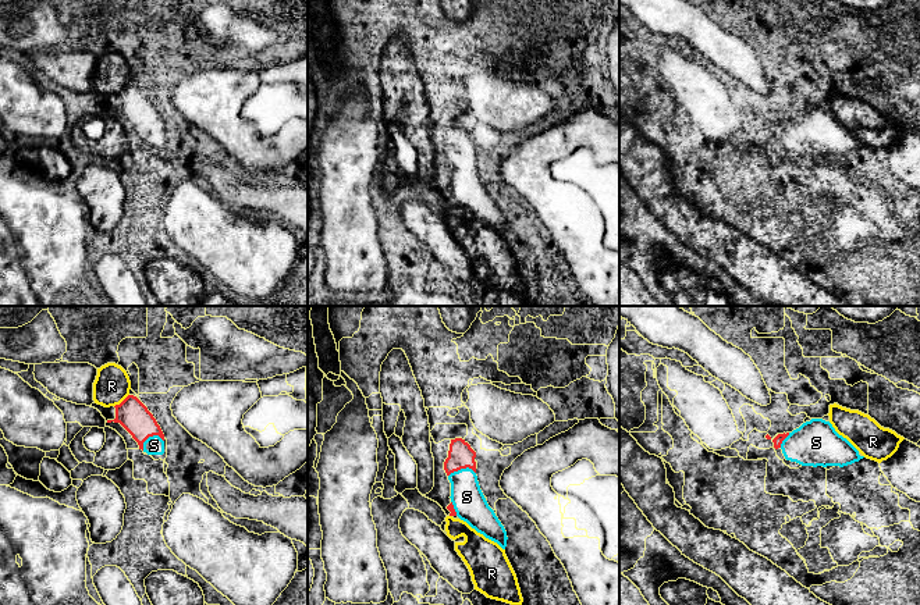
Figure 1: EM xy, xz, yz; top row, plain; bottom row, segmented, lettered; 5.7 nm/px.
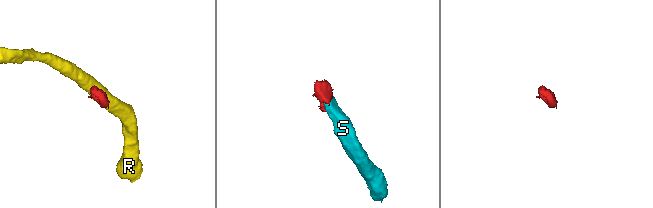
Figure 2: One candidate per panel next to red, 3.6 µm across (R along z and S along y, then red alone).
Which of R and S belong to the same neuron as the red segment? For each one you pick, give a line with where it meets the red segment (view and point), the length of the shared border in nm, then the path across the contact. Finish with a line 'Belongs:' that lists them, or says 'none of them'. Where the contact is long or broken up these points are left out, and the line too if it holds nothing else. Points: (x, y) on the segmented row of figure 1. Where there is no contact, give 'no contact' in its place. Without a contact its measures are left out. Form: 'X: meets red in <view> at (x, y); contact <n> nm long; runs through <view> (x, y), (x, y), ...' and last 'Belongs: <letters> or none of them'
S: meets red in xy at (149, 436); contact 140 nm long; runs through xy (131, 413), (149, 436), (153, 445)
Belongs: S

